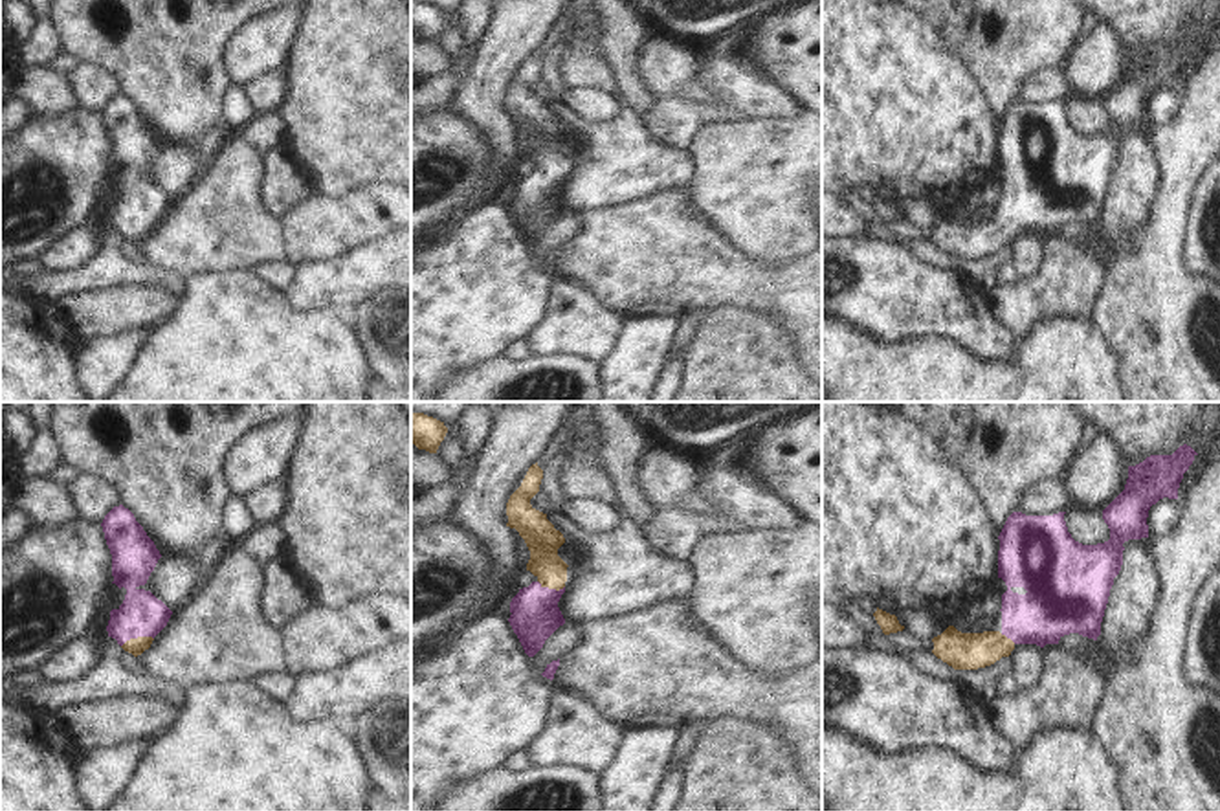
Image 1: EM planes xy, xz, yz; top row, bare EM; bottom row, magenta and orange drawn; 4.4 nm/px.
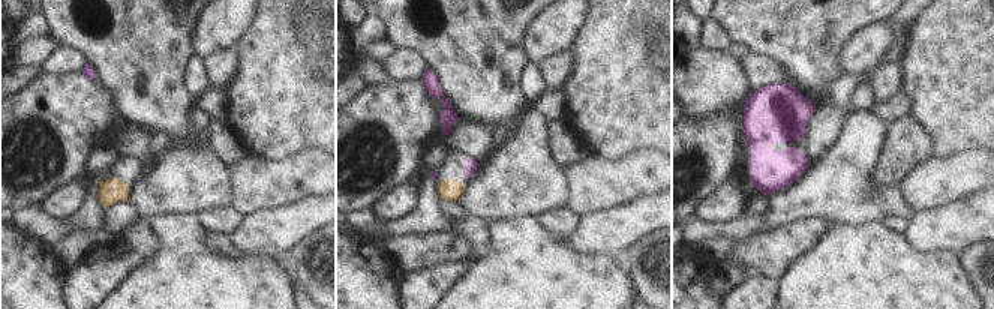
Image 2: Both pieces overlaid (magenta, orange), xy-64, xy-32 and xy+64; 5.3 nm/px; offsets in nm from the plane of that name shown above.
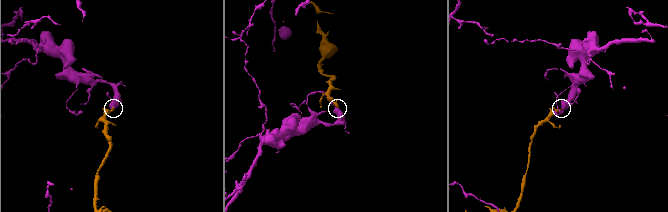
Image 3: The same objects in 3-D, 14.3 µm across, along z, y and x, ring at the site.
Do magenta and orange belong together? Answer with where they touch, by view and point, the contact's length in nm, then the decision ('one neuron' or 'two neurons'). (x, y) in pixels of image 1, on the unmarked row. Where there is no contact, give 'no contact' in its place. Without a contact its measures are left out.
xy (136, 226) | 150 nm | one neuron

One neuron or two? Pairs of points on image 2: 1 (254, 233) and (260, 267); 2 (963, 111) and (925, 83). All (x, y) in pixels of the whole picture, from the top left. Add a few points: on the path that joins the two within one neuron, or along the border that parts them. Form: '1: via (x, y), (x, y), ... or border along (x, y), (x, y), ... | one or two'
1: border along (245, 254), (269, 257) | two
2: via (954, 102), (934, 83) | one

